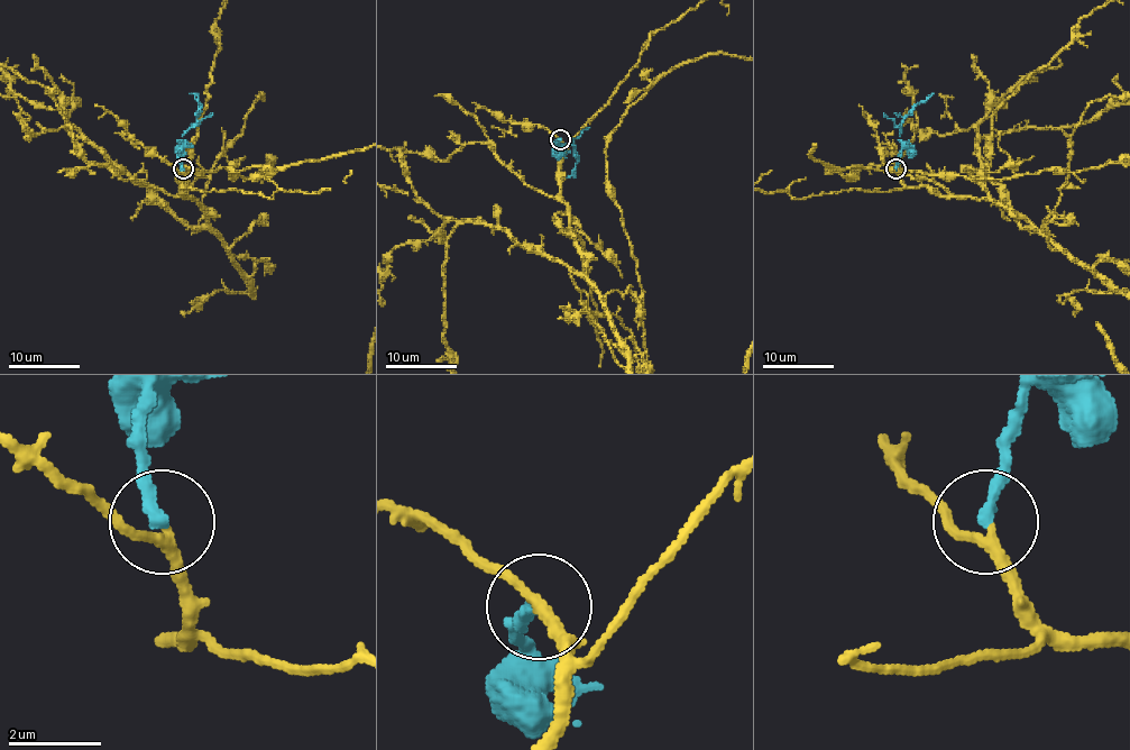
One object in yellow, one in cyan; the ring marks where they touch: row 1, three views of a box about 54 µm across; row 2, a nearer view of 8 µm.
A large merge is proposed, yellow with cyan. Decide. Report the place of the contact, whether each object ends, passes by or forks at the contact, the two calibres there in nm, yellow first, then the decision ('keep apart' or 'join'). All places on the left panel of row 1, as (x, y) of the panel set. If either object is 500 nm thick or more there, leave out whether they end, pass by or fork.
(183, 168) | yellow passes by | cyan ends | 200/300 nm | join

